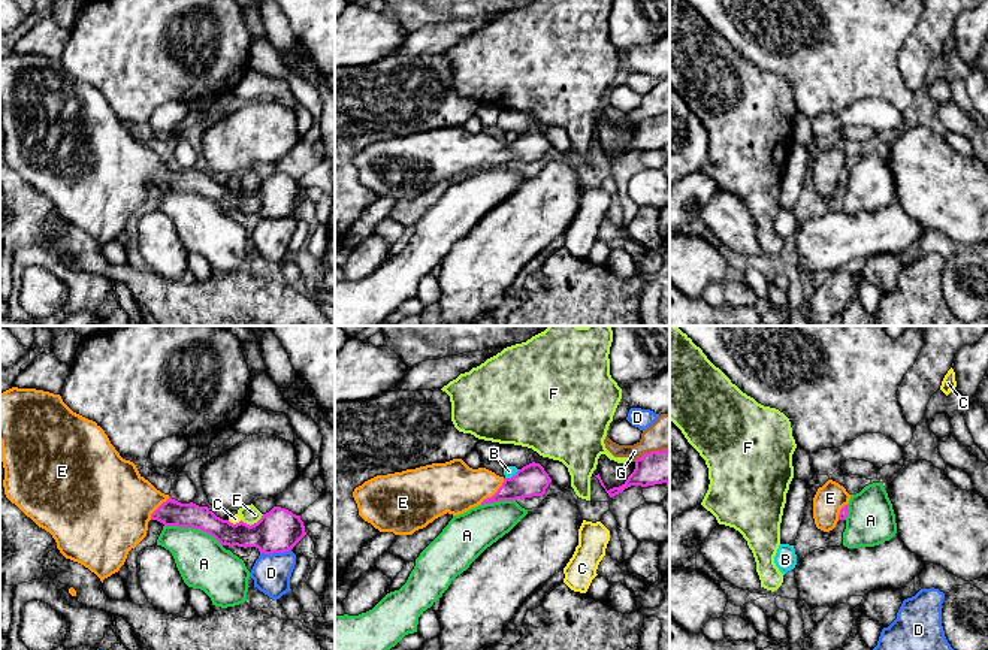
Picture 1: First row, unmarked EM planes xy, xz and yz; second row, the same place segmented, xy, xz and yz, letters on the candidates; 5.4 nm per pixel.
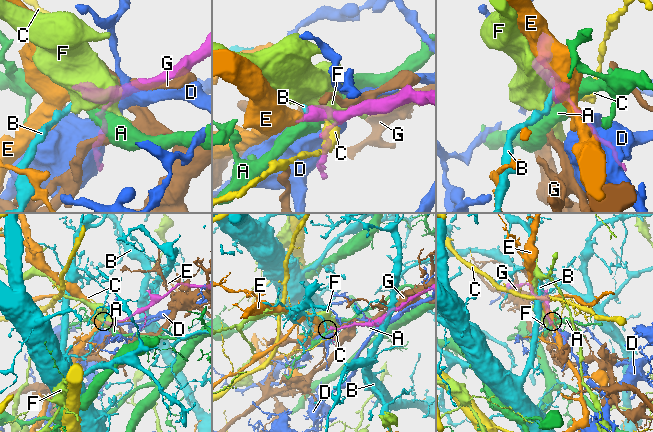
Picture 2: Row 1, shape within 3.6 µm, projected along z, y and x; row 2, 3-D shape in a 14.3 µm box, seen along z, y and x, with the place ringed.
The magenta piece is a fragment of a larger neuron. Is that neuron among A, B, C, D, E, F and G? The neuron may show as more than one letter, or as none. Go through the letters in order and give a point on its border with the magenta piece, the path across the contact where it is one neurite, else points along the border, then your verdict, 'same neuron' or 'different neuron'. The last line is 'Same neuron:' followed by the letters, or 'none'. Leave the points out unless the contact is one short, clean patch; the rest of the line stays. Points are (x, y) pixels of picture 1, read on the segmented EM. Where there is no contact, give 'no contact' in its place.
A: contact xy (193, 528); different neuron
B: contact xz (513, 475); different neuron
C: contact xy (232, 523); border xy (241, 519), (235, 523), (227, 520); different neuron
D: contact xy (275, 552); different neuron
E: contact xz (495, 493); way xz (531, 480), (495, 493), (489, 487), (453, 487); same neuron
F: contact xy (251, 525); different neuron
G: contact xz (652, 452); different neuron
Same neuron: E

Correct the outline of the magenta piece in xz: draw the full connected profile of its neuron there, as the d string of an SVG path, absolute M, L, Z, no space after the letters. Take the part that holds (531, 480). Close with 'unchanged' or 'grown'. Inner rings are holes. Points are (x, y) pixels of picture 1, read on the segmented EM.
M453 459L377 475L356 487L353 498L359 516L380 532L413 535L447 513L459 516L484 504L543 496L550 483L535 462L504 478Z; grown

